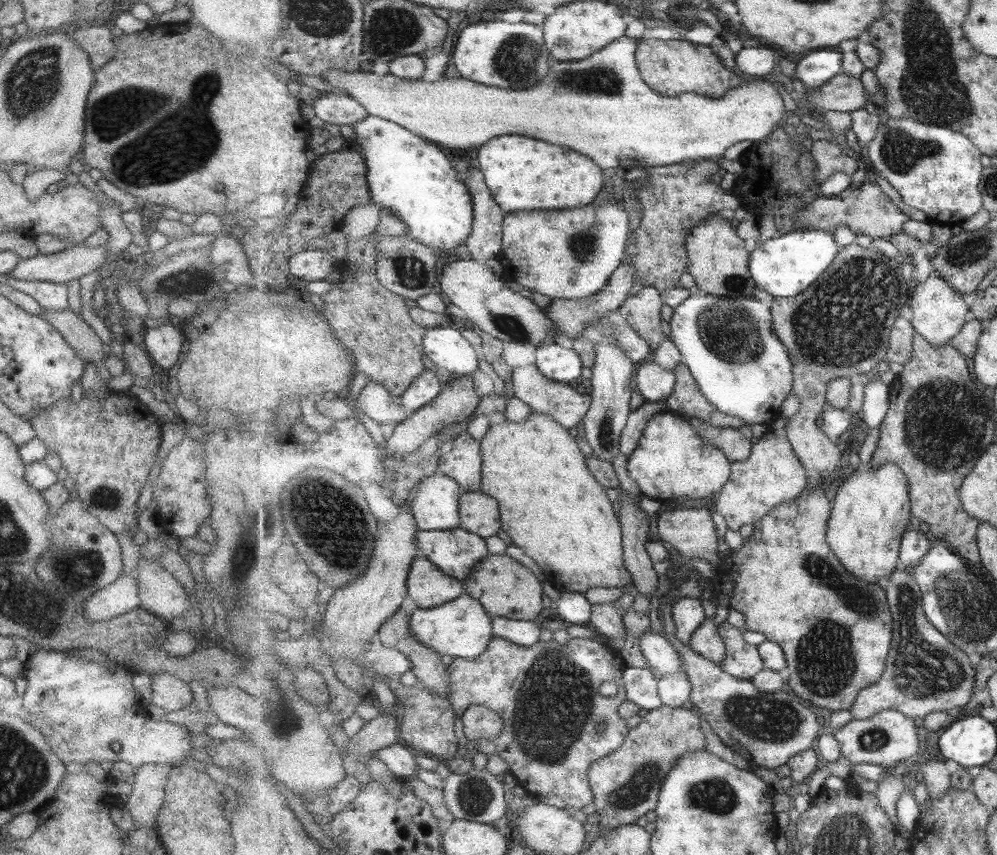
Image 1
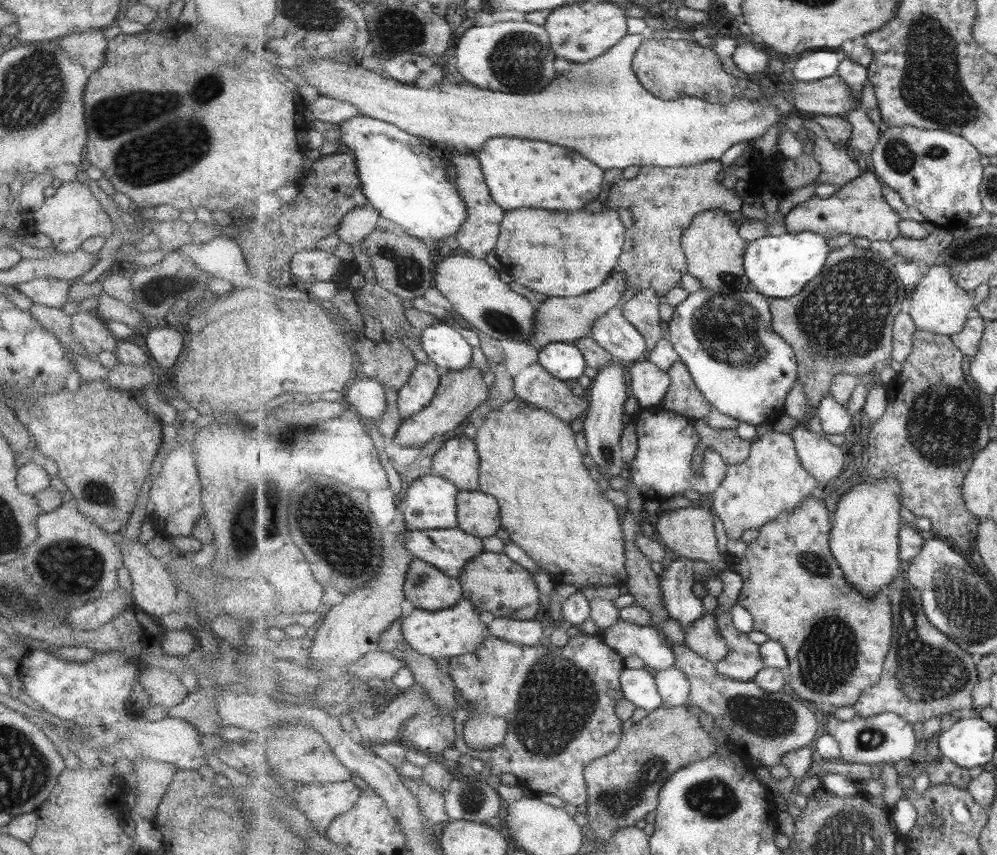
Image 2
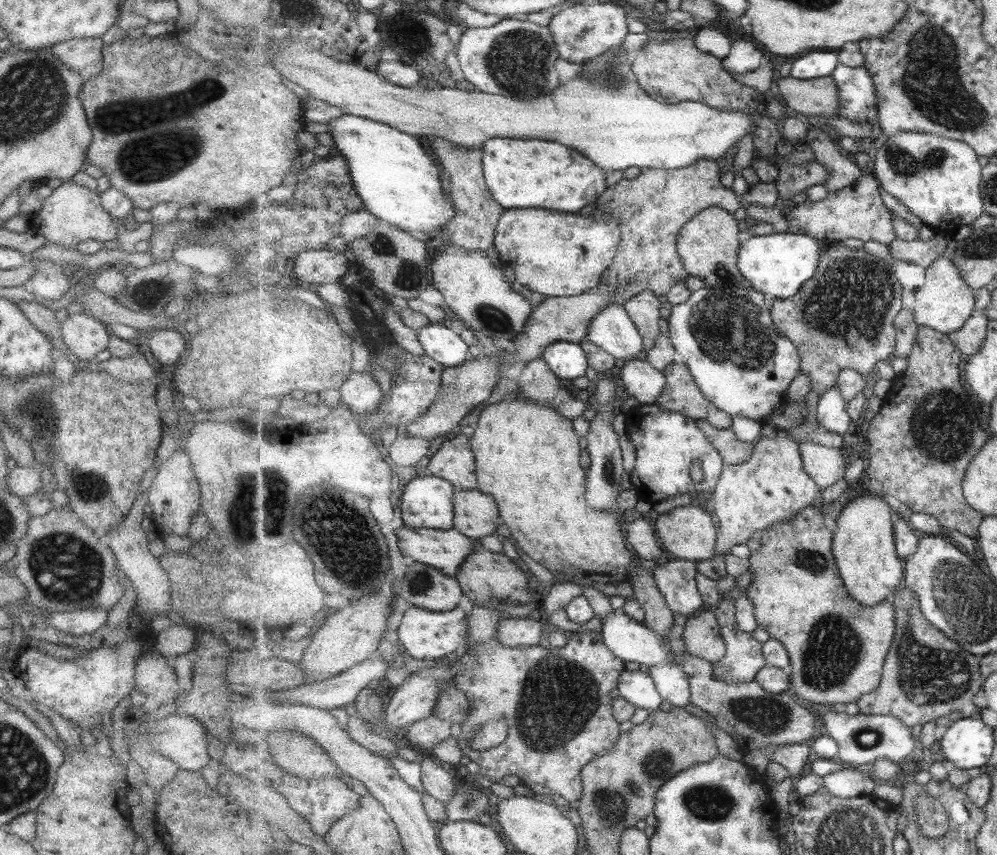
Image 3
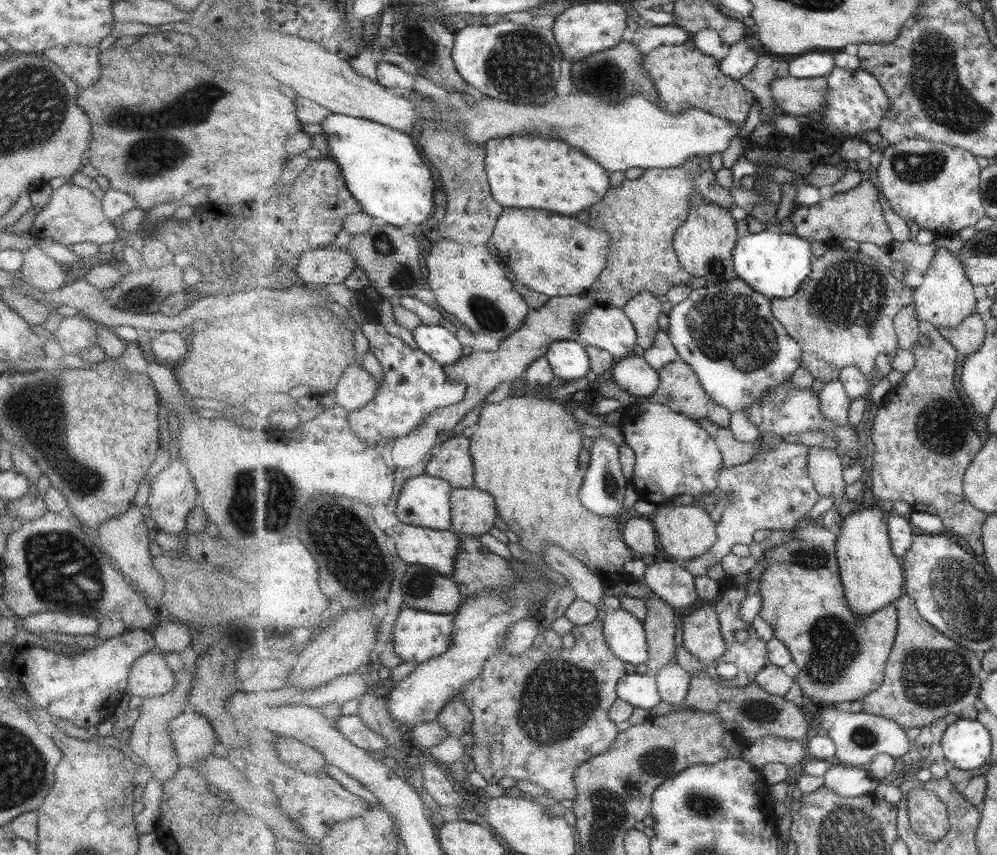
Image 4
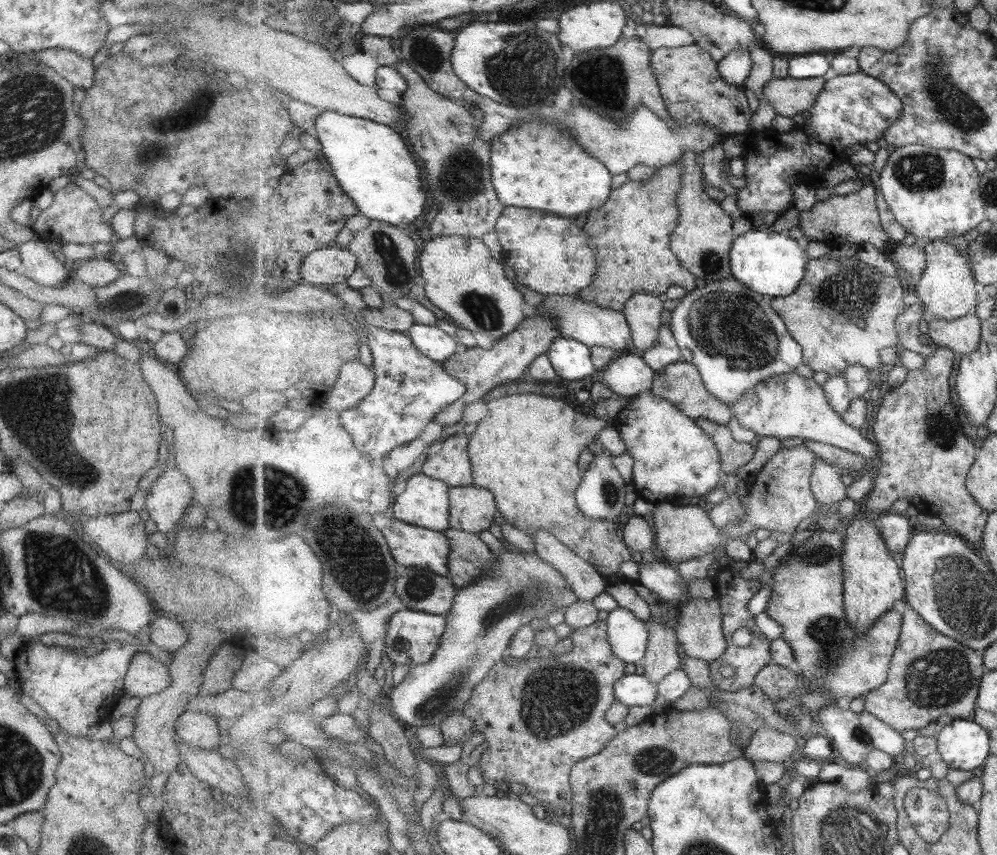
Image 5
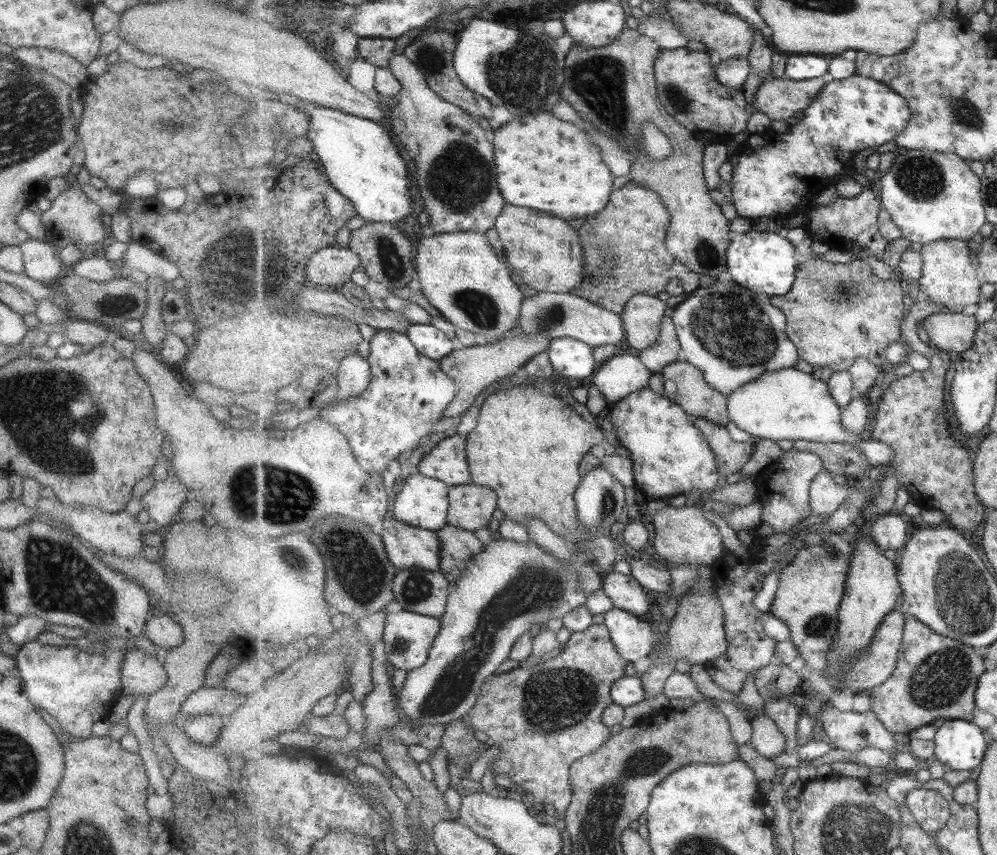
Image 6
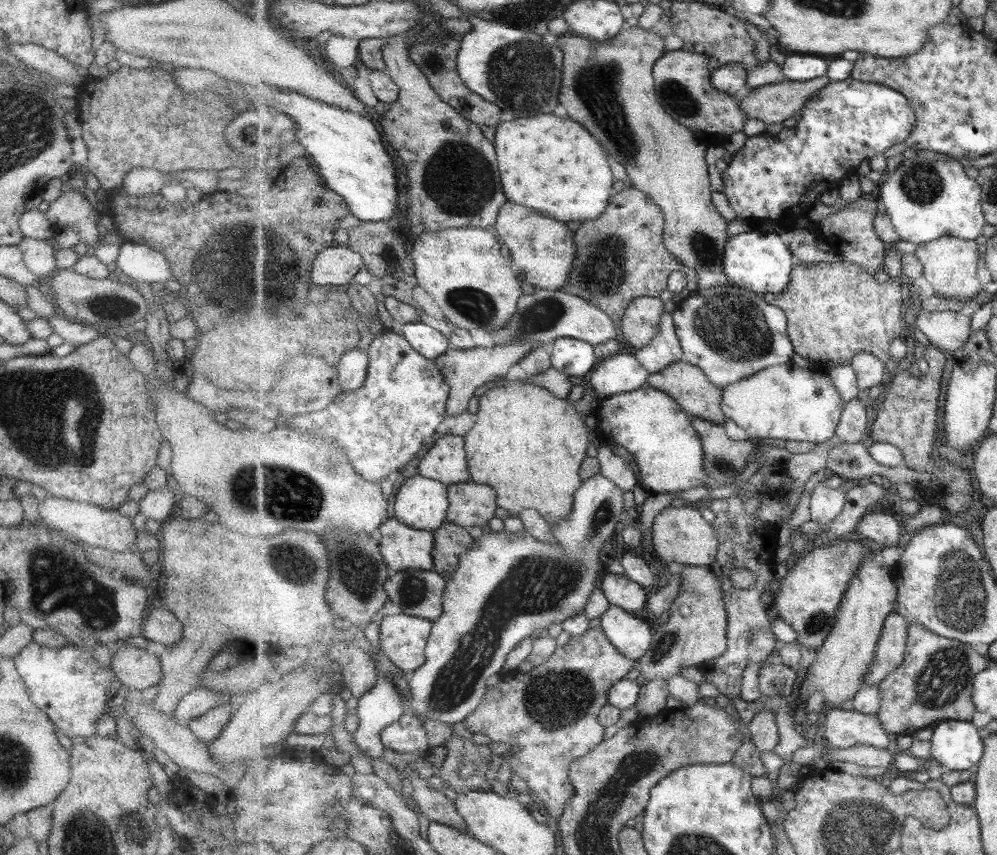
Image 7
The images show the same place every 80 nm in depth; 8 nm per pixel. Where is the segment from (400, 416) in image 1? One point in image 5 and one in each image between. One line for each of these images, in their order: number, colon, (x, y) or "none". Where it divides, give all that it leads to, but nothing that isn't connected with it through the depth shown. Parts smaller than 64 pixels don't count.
2: (366, 396)
3: (361, 393)
4: (357, 387)
5: (356, 381)

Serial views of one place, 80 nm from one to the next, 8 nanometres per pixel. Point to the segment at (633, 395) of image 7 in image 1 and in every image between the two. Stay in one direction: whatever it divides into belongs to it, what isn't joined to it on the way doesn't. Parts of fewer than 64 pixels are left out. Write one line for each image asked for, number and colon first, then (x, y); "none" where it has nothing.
1: (672, 461)
2: (667, 440)
3: (667, 442)
4: (675, 455)
5: (674, 457)
6: (671, 456)

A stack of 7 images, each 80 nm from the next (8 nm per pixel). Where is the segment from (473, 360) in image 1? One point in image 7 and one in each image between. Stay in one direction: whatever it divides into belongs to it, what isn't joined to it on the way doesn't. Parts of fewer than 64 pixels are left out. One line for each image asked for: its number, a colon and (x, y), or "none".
2: (443, 344)
3: (443, 344)
4: (442, 346)
5: (438, 345)
6: (431, 342)
7: (429, 342)

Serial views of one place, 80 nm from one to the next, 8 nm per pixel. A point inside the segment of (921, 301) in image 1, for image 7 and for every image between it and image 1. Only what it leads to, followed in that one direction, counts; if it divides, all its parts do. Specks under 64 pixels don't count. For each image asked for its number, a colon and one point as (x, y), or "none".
2: (939, 304)
3: (945, 302)
4: (946, 297)
5: (947, 289)
6: (949, 278)
7: (950, 264)

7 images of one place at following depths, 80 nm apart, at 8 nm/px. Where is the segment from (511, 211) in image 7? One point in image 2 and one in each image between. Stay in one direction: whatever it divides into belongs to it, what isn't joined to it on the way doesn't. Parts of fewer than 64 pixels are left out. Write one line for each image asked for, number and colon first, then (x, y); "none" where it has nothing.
2: (557, 254)
3: (557, 254)
4: (558, 256)
5: (552, 255)
6: (546, 251)

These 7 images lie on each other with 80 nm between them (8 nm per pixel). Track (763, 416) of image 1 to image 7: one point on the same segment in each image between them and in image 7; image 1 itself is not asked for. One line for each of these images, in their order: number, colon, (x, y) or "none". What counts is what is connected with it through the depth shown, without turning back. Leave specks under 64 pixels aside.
2: (738, 361)
3: (727, 336)
4: (727, 332)
5: (728, 331)
6: (734, 335)
7: (729, 331)

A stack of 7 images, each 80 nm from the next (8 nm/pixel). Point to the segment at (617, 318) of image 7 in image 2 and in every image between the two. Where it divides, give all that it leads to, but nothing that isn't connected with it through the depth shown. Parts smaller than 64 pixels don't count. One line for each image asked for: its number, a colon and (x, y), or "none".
2: (663, 202)
3: (651, 209)
4: (642, 216)
5: (630, 235)
6: (626, 254)

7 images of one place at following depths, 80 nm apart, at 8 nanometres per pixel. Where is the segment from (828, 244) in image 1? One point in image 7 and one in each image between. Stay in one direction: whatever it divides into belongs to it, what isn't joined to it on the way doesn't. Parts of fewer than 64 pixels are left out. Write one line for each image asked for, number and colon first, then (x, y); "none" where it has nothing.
2: (780, 266)
3: (778, 264)
4: (776, 264)
5: (774, 264)
6: (763, 261)
7: (762, 261)

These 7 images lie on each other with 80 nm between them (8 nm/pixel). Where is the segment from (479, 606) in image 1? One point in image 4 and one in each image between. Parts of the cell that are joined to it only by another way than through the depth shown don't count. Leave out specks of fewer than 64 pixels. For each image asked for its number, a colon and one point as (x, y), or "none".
2: (455, 631)
3: (424, 634)
4: (419, 636)

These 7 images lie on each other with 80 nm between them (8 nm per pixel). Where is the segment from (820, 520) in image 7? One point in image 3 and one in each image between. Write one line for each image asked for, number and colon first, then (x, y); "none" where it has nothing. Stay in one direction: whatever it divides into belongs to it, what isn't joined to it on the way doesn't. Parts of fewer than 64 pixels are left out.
3: (825, 465)
4: (826, 467)
5: (826, 484)
6: (826, 497)

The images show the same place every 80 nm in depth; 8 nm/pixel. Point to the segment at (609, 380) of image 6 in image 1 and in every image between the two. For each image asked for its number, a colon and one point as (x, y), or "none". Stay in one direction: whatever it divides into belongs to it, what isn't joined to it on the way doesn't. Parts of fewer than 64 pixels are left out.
1: (655, 384)
2: (649, 384)
3: (644, 383)
4: (634, 375)
5: (630, 375)

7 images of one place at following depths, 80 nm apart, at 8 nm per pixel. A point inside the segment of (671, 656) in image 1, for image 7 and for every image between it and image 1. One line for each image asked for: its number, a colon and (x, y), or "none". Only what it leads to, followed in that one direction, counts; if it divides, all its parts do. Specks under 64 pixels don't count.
2: (628, 639)
3: (629, 639)
4: (626, 635)
5: (629, 636)
6: (634, 638)
7: (633, 637)

